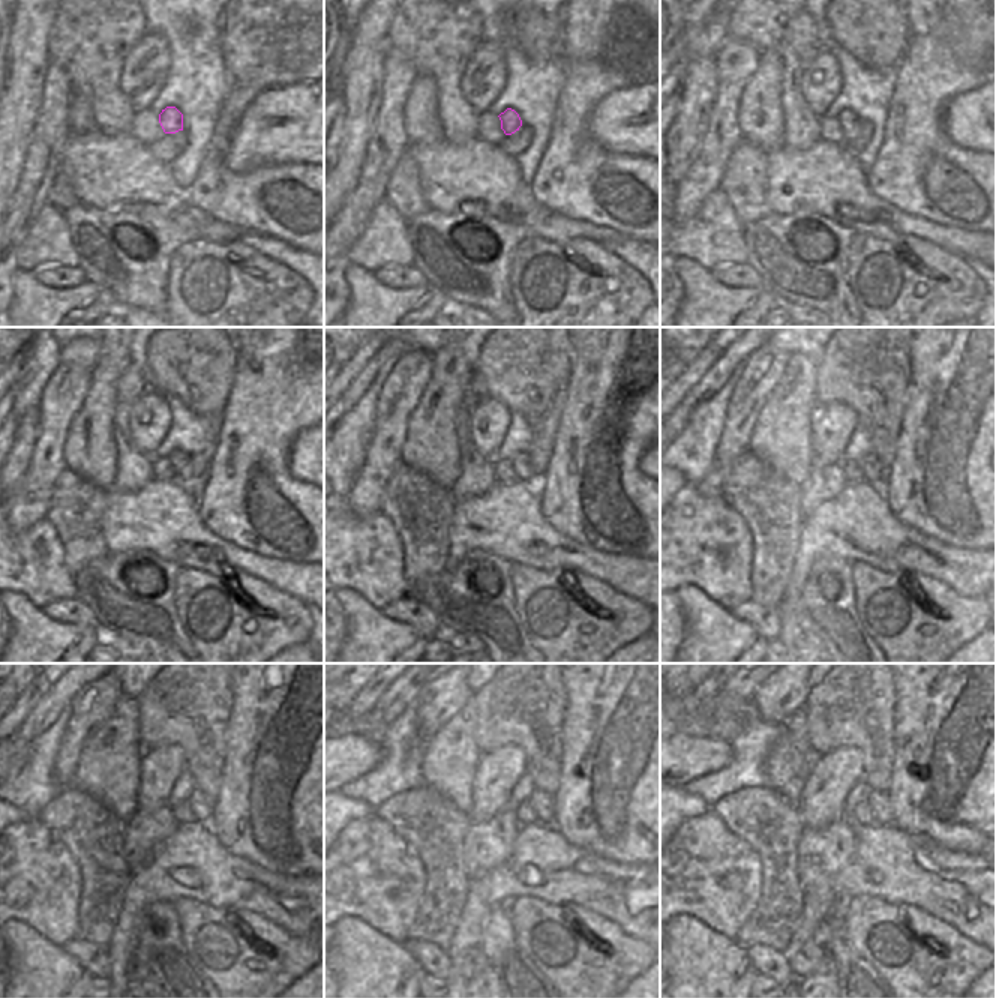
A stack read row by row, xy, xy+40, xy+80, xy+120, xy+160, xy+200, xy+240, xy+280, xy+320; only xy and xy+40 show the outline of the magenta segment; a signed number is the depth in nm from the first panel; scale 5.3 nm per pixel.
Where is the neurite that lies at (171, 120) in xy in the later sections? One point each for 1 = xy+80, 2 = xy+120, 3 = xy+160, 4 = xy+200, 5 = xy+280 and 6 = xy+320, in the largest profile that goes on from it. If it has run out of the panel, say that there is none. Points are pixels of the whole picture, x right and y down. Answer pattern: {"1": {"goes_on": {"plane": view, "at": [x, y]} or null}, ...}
{"1": {"goes_on": {"plane": "xy+80", "at": [849, 122]}}, "2": {"goes_on": {"plane": "xy+120", "at": [179, 459]}}, "3": {"goes_on": {"plane": "xy+160", "at": [521, 462]}}, "4": {"goes_on": {"plane": "xy+200", "at": [870, 465]}}, "5": {"goes_on": {"plane": "xy+280", "at": [543, 805]}}, "6": {"goes_on": {"plane": "xy+320", "at": [879, 802]}}}

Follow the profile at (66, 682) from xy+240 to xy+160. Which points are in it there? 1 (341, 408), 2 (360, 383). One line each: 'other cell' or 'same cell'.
1: same cell
2: same cell

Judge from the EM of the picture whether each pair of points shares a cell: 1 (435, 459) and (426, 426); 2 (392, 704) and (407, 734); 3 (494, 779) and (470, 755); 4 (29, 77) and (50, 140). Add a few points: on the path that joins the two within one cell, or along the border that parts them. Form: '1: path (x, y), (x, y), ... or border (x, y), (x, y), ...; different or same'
1: path (434, 452), (431, 434); same
2: border (410, 706), (387, 725); different
3: border (480, 755), (470, 797); different
4: border (47, 74), (42, 104), (30, 143); different

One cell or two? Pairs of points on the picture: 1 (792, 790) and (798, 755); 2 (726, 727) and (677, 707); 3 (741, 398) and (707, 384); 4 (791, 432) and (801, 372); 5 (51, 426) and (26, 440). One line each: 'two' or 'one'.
1: one
2: one
3: two
4: one
5: two

